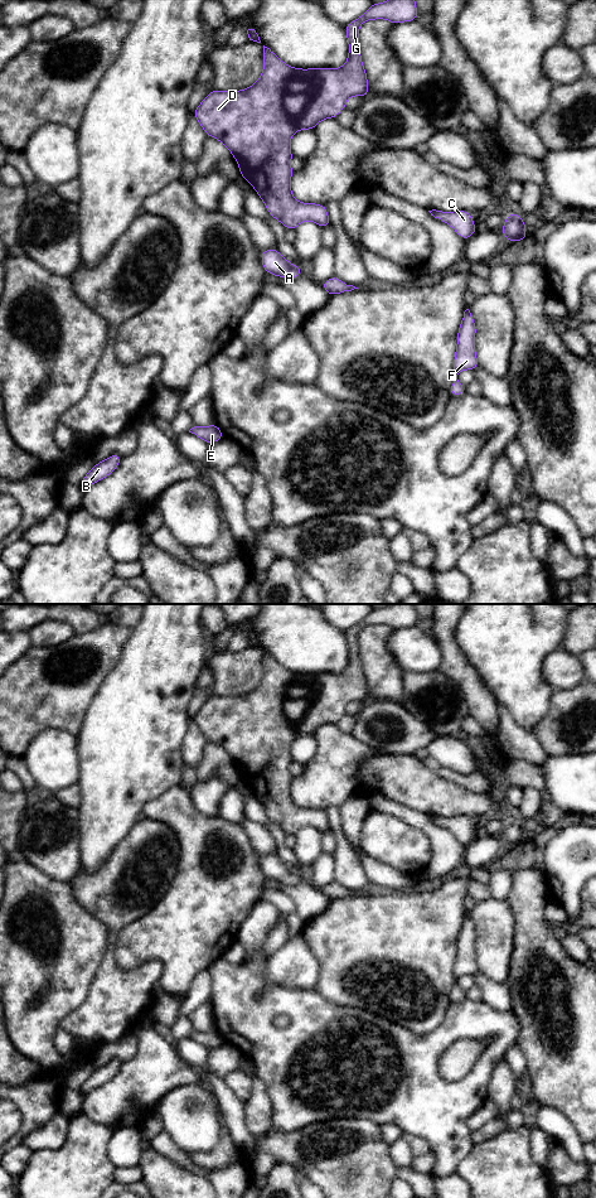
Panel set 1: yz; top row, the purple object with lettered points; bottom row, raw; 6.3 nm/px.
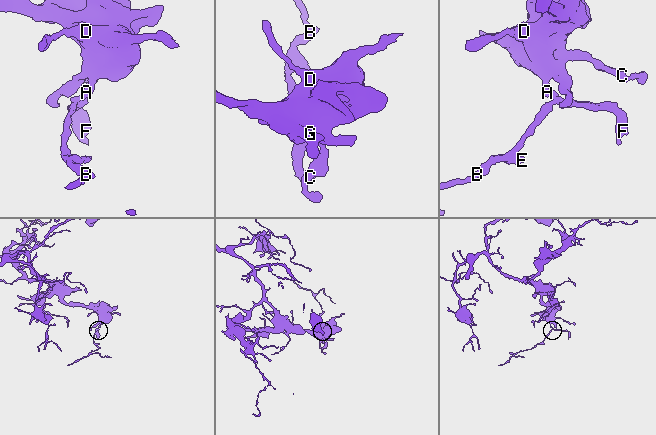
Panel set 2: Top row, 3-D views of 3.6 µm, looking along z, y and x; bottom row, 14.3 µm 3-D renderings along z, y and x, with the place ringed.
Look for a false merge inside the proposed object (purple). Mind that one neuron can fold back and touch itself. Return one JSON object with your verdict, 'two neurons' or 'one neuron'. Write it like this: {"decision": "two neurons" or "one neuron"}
{"decision": "one neuron"}

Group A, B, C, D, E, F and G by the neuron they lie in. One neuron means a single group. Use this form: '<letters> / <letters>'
A B C D E F G

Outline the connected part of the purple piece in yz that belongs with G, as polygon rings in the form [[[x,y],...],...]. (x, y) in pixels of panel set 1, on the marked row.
[[[415,0],[374,3],[363,15],[345,25],[349,54],[340,68],[294,68],[263,45],[263,72],[256,83],[241,91],[212,90],[193,111],[207,135],[228,148],[239,165],[239,174],[255,188],[267,212],[287,230],[296,230],[305,221],[312,221],[321,228],[333,226],[326,206],[301,203],[291,193],[292,135],[299,130],[314,130],[321,120],[335,119],[345,108],[349,97],[369,95],[358,37],[364,21],[386,19],[398,24],[417,18]]]

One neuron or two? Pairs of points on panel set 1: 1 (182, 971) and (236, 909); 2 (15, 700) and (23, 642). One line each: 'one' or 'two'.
1: one
2: two

